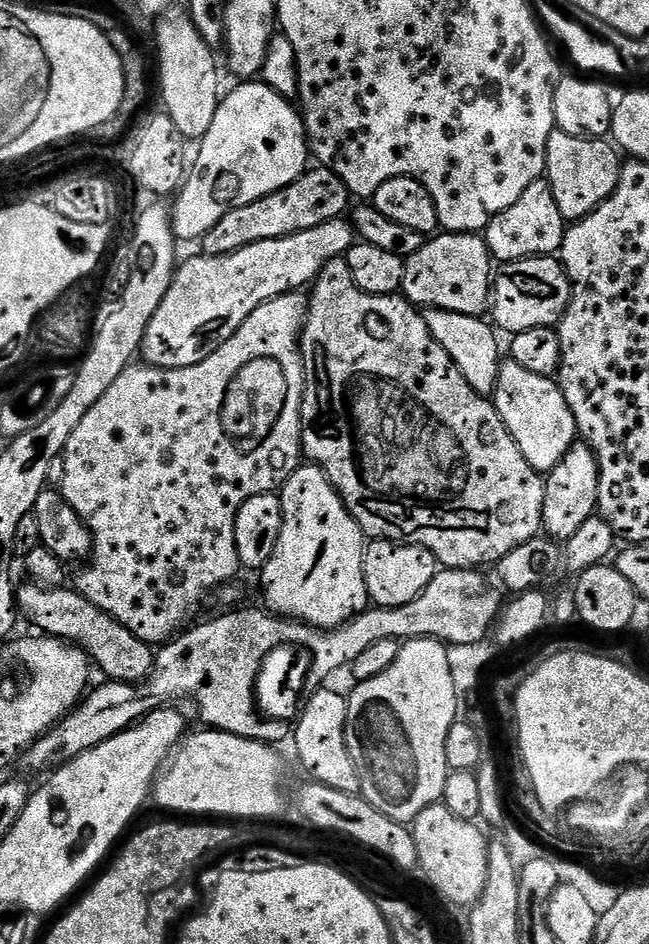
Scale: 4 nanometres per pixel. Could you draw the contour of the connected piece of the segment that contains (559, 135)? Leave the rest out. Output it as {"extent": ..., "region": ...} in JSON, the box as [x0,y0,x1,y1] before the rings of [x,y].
{"extent":[544,130,621,221],"region":[[[559,130],[550,134],[550,142],[546,146],[544,171],[550,190],[554,190],[554,202],[558,202],[558,210],[562,210],[565,221],[582,220],[585,216],[589,216],[600,203],[608,200],[612,191],[616,189],[621,167],[621,157],[607,139],[574,138],[574,134],[566,134]]]}

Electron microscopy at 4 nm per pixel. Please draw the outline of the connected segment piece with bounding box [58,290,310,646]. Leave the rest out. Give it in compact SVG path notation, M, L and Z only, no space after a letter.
M303 291L287 293L278 298L274 298L270 302L266 302L262 306L258 306L258 310L254 310L254 314L250 314L250 318L246 318L246 322L242 322L242 326L238 326L238 330L226 342L222 342L222 346L218 346L218 350L214 350L214 354L207 356L202 362L198 362L194 366L186 366L185 368L150 368L143 362L133 362L128 368L122 370L122 374L118 375L114 384L110 386L106 394L90 407L89 413L86 414L82 422L78 423L78 428L70 434L69 441L66 442L64 453L62 455L65 462L65 478L58 485L59 491L64 493L66 502L70 502L70 506L74 506L74 510L82 522L90 530L92 535L92 555L90 562L83 565L84 568L76 576L74 587L76 591L84 595L90 602L94 602L94 606L101 608L106 614L110 614L122 626L126 626L126 630L130 630L130 634L134 634L144 644L153 646L163 645L165 642L173 639L181 630L187 629L189 625L197 619L196 611L200 608L200 603L207 598L208 592L215 593L221 586L227 585L236 576L236 572L241 571L240 559L238 558L238 546L234 540L234 524L238 518L238 510L242 510L242 502L250 502L250 498L254 498L263 492L276 492L284 487L284 483L290 478L290 474L295 468L299 468L302 463L302 404L304 402L304 355L300 352L300 333L304 330L304 318L308 314L310 300Z

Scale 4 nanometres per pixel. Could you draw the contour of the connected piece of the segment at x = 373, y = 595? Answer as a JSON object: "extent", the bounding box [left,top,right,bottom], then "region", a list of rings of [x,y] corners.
{"extent":[364,540,438,608],"region":[[[372,540],[364,549],[366,590],[369,601],[377,608],[397,608],[406,606],[406,602],[414,602],[414,598],[418,598],[426,590],[426,586],[430,586],[437,571],[438,565],[434,554],[429,548],[417,544],[401,544],[399,540]]]}

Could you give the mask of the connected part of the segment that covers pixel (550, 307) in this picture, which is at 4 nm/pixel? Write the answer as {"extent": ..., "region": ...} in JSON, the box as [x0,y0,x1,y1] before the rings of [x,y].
{"extent":[490,256,572,334],"region":[[[531,256],[528,260],[513,260],[505,263],[501,268],[504,269],[501,272],[499,269],[495,273],[490,301],[491,319],[501,333],[515,334],[531,328],[550,328],[559,325],[572,297],[572,284],[568,281],[568,273],[565,272],[564,265],[556,256]]]}

